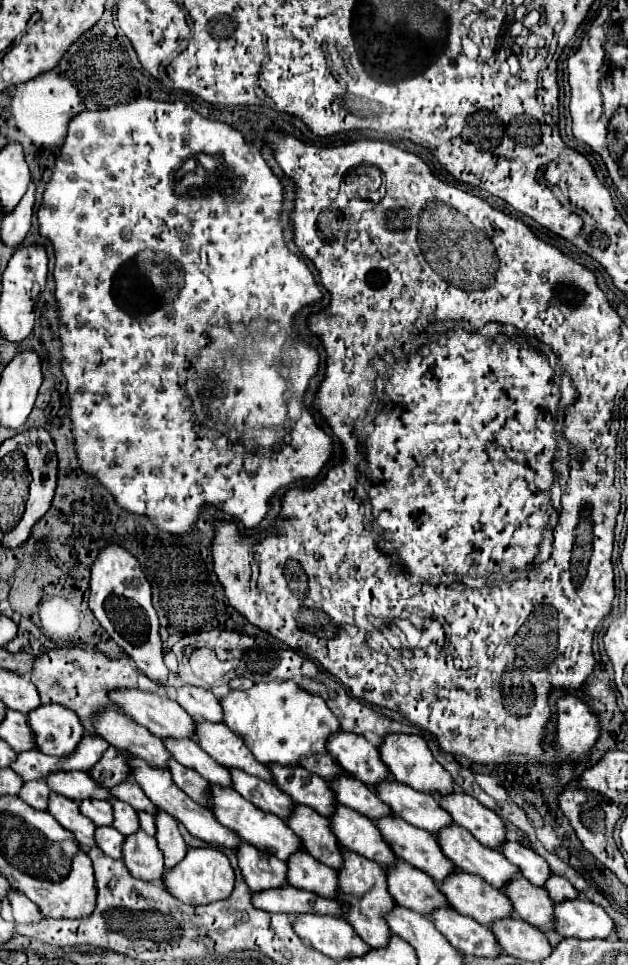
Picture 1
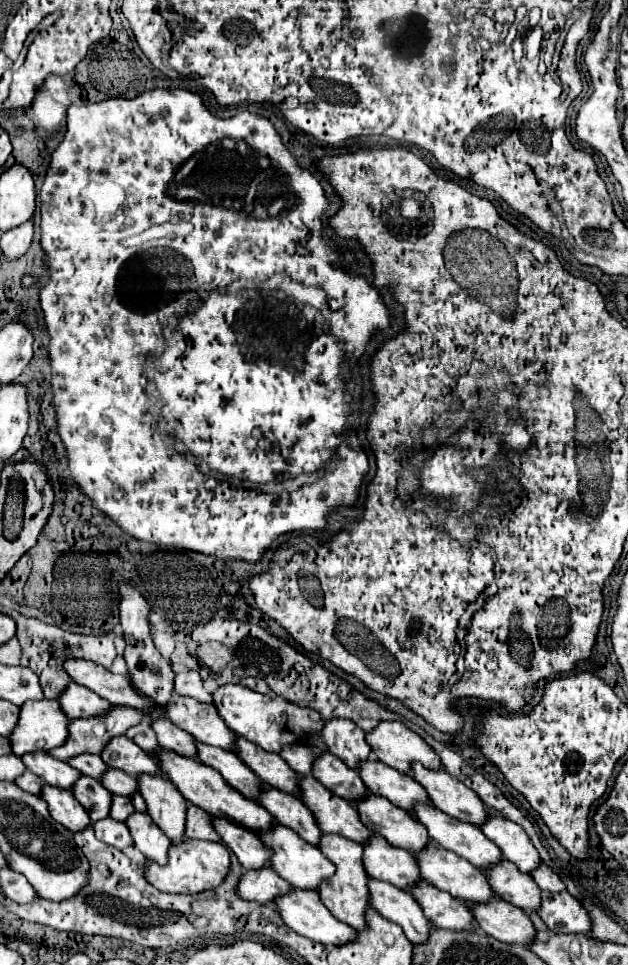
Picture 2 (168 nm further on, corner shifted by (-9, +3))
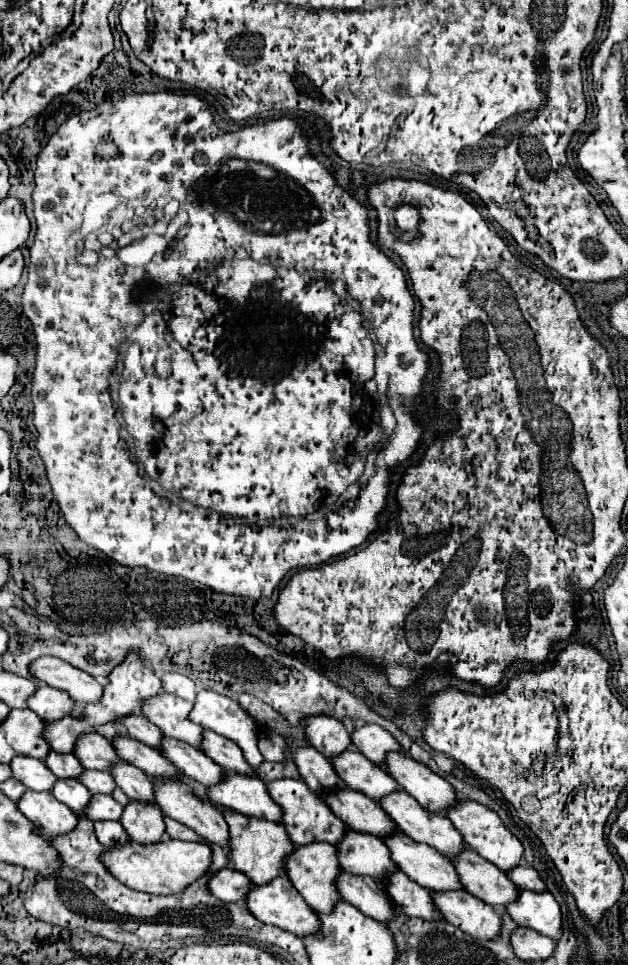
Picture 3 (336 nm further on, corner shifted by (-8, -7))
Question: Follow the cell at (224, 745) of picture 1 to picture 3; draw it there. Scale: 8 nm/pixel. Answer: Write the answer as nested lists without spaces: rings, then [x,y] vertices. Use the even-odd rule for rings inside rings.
[[[159,693],[145,701],[143,715],[155,723],[167,737],[179,739],[183,743],[199,747],[203,741],[203,727],[189,719],[189,711],[193,709],[191,703],[171,697],[167,693]]]

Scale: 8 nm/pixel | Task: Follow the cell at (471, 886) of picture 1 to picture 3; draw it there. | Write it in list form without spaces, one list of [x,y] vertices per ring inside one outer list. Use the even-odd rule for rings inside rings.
[[[395,833],[383,841],[391,849],[393,861],[411,881],[419,883],[429,891],[439,891],[439,893],[451,889],[463,889],[451,859],[443,857],[429,845],[415,843],[405,833]]]

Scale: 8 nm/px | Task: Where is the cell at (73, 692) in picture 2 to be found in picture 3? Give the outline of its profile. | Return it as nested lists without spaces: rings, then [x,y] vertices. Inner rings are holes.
[[[41,685],[31,697],[29,709],[35,711],[45,721],[59,721],[73,713],[73,699],[69,693],[61,693],[59,689],[51,689],[49,685]]]

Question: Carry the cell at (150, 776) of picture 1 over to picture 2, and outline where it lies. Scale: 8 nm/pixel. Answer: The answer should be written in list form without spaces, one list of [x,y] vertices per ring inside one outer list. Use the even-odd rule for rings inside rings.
[[[118,735],[116,739],[108,741],[108,747],[100,753],[104,763],[114,769],[122,769],[132,777],[138,777],[140,773],[150,773],[150,775],[160,775],[158,761],[144,753],[134,741],[130,741],[124,735]]]

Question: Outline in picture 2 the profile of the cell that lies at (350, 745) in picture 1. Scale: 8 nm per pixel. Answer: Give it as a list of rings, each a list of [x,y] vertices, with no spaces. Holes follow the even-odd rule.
[[[330,719],[320,731],[320,737],[326,749],[340,757],[348,767],[356,769],[356,765],[370,755],[370,745],[364,739],[364,731],[346,719]]]

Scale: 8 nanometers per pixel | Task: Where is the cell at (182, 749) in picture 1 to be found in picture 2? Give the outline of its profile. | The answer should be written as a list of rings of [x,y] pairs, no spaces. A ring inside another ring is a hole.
[[[160,717],[160,719],[154,719],[150,723],[152,731],[156,733],[156,739],[158,739],[158,745],[162,747],[168,747],[184,757],[196,757],[196,741],[192,735],[188,735],[186,731],[178,729],[170,719],[166,717]]]

